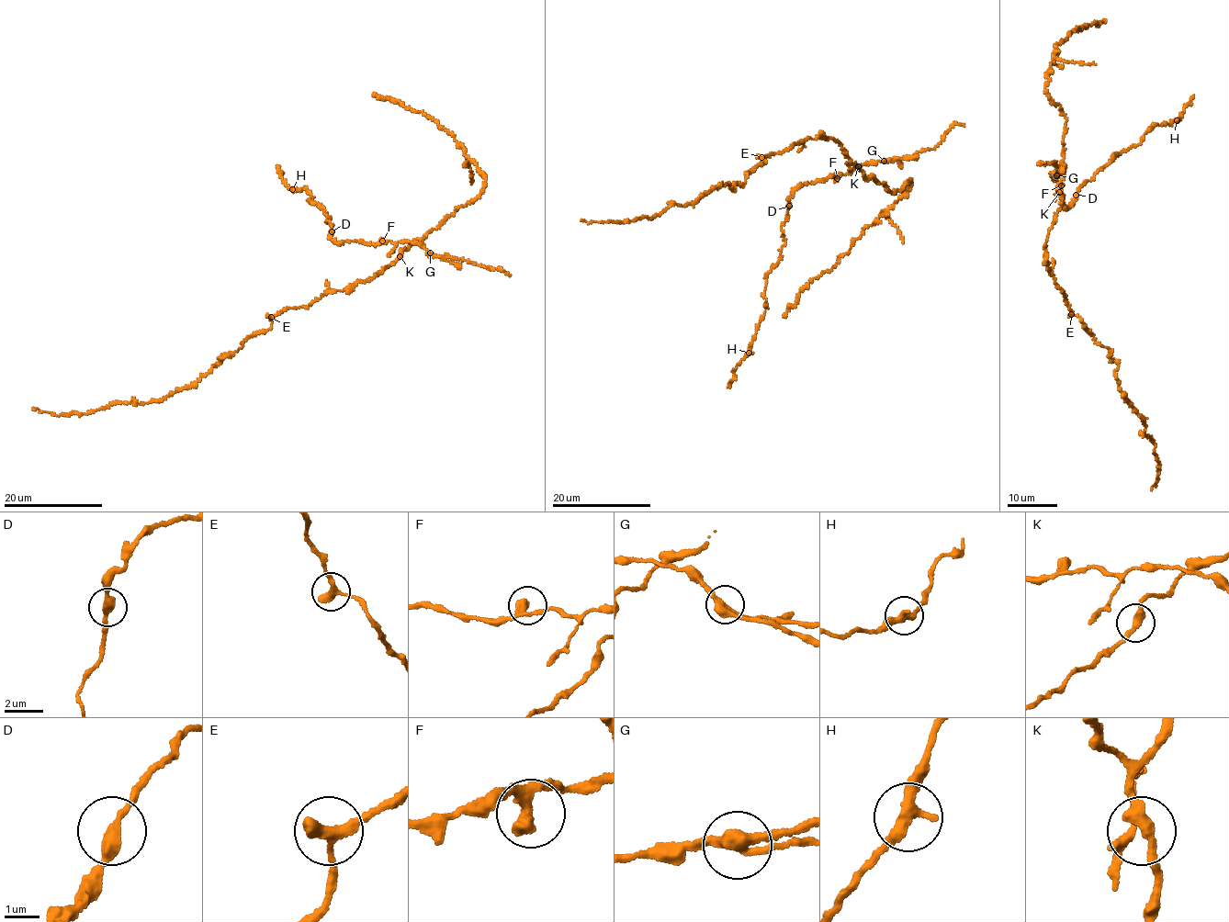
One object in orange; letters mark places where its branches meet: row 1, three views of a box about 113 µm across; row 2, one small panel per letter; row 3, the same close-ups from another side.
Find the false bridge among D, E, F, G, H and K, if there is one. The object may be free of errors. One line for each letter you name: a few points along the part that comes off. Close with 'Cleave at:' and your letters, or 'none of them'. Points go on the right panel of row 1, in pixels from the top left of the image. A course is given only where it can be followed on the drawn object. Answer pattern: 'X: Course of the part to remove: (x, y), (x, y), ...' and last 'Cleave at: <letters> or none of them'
G: Course of the part to remove: (1056, 175), (1060, 170), (1055, 162), (1040, 164), (1044, 163)
Cleave at: G

